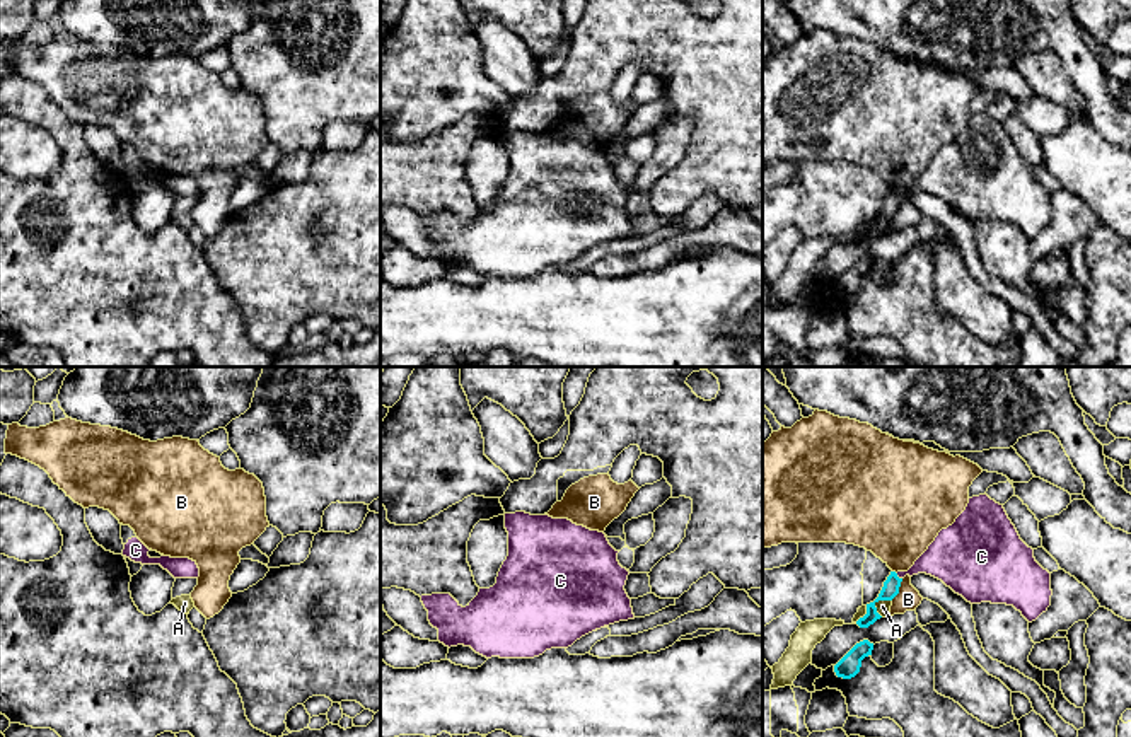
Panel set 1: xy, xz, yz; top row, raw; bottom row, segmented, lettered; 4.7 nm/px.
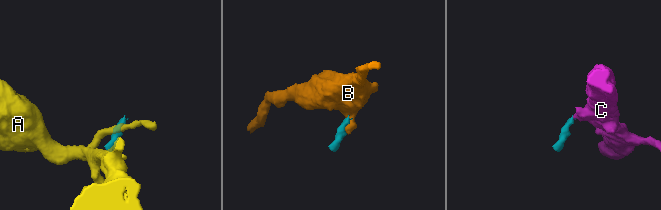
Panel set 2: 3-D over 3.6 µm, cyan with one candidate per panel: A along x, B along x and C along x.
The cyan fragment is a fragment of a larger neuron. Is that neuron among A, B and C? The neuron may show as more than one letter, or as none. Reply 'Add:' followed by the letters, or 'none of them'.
Add: C

